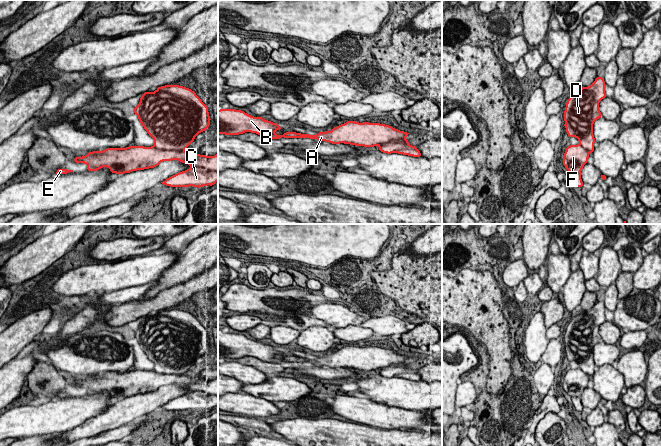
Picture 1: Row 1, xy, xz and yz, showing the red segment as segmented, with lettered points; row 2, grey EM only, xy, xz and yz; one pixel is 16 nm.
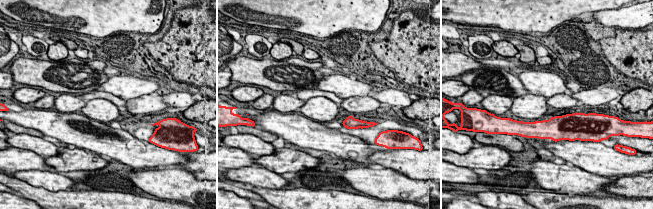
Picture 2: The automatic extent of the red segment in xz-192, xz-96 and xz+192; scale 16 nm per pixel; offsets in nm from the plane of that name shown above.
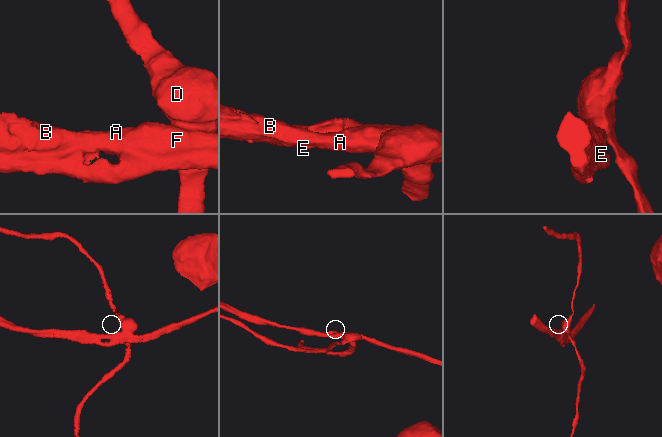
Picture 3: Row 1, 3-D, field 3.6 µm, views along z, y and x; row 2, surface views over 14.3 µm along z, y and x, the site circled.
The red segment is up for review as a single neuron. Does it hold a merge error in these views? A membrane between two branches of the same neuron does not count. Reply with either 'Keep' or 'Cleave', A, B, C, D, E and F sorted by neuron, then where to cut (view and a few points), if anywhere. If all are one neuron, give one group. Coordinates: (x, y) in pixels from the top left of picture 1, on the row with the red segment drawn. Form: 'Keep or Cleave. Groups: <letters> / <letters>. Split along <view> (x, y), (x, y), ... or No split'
Cleave. Groups: A B C E F / D. Split along xy (153, 146), (159, 149), (183, 150)

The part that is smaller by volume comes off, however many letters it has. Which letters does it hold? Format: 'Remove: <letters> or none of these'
Remove: D

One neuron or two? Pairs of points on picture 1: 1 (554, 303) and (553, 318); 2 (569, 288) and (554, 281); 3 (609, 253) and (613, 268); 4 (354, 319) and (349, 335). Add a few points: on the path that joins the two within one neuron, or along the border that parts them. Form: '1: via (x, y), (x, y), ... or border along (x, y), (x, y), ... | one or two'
1: via (553, 307), (553, 314) | one
2: border along (579, 268), (571, 273), (560, 290) | two
3: via (609, 257), (609, 264) | one
4: border along (364, 321), (358, 325), (336, 328) | two

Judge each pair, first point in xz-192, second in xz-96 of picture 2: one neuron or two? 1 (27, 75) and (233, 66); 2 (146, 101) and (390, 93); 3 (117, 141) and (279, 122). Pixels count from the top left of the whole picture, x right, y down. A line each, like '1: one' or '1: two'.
1: one
2: one
3: one

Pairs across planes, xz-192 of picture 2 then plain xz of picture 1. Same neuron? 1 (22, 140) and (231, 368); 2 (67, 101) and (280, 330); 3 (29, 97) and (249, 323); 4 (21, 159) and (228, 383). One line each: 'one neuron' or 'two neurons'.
1: one neuron
2: one neuron
3: one neuron
4: one neuron

